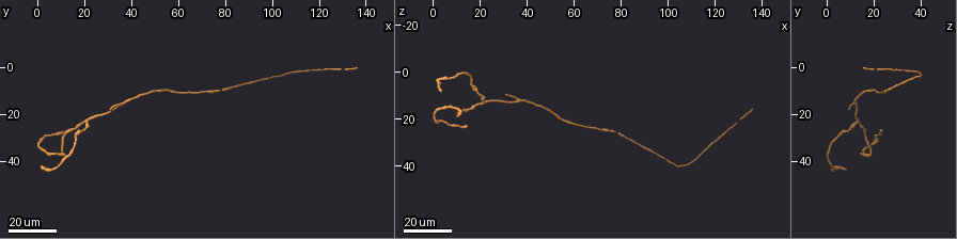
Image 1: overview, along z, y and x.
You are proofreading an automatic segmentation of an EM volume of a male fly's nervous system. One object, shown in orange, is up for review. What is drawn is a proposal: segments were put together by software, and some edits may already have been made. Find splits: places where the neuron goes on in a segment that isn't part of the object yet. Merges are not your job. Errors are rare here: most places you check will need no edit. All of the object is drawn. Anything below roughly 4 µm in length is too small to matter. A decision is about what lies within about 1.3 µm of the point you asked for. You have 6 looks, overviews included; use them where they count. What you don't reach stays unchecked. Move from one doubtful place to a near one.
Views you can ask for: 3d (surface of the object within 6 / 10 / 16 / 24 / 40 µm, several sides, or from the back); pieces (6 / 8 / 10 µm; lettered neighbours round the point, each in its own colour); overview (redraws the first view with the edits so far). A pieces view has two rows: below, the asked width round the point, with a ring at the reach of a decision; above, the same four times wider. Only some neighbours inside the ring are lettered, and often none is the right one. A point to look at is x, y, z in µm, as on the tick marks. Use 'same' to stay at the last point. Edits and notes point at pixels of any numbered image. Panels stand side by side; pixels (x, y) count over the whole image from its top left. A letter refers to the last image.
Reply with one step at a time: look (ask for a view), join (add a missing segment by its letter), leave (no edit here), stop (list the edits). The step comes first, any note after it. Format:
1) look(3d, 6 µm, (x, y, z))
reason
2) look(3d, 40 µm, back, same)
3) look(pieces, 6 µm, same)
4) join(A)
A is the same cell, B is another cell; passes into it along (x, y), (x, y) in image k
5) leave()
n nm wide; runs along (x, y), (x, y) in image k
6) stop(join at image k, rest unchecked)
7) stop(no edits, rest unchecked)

look(3d, 24 µm, (4, 44, 7))
long arm stops here

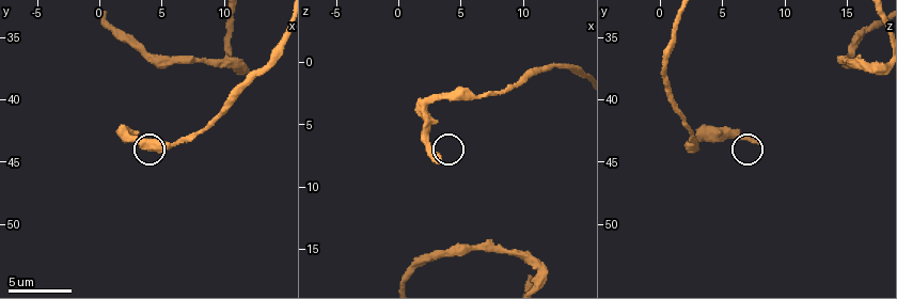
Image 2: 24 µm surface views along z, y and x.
look(pieces, 10 µm, (3.0, 43.6, 8.0))

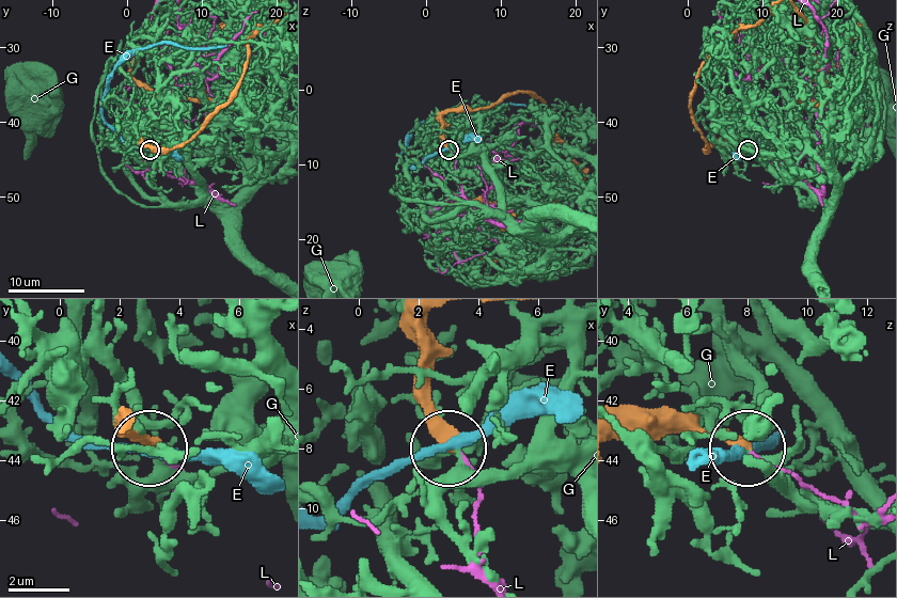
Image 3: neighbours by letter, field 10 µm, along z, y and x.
leave()
290 nm wide; E, G and L are other cells; runs along (522, 93), (485, 108), (446, 112), (447, 147) in image 3; no lettered segment goes on from it

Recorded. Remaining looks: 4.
look(3d, 40 µm, (14, 26, 24))
free end

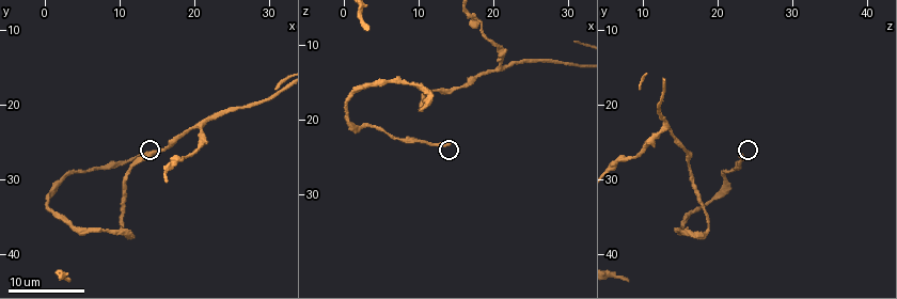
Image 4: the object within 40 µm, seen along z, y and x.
look(pieces, 10 µm, (14.0, 26.5, 23.0))

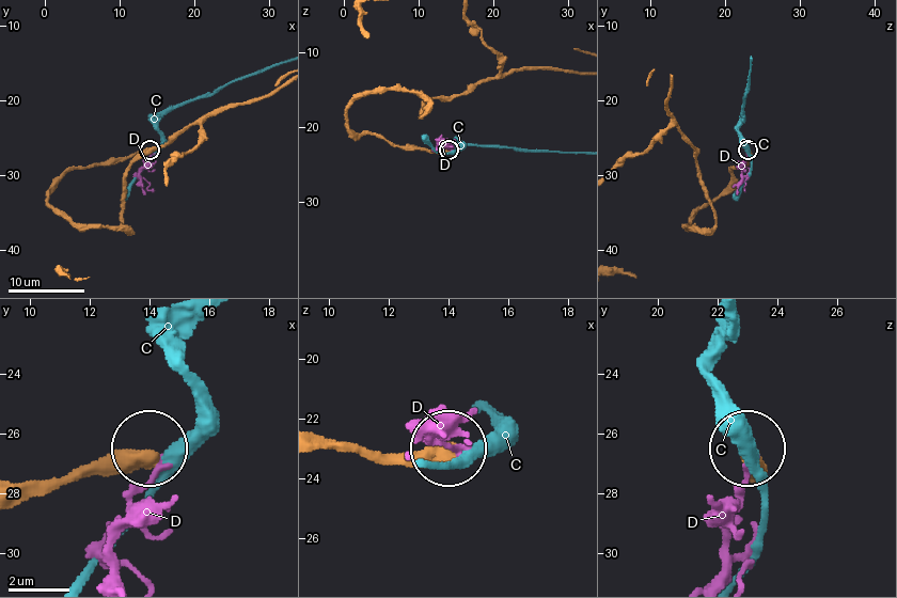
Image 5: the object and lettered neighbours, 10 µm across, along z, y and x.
leave()
C and D are other cells; runs along (320, 441), (389, 457), (447, 452) in image 5; none of them fits

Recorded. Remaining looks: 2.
look(3d, 24 µm, (136, 1, 16))
branch stops here

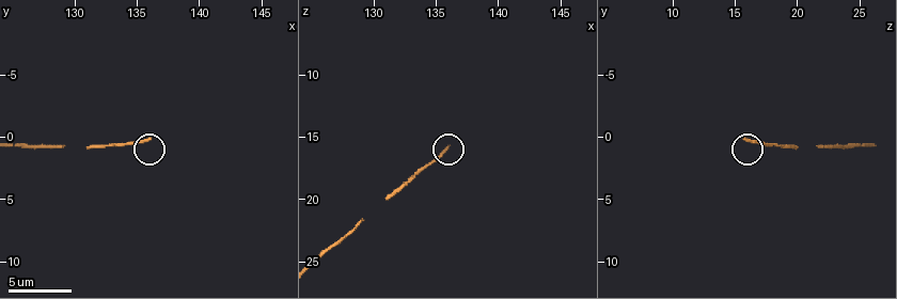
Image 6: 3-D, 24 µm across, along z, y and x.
look(pieces, 8 µm, (135.8, 0.2, 16.0))

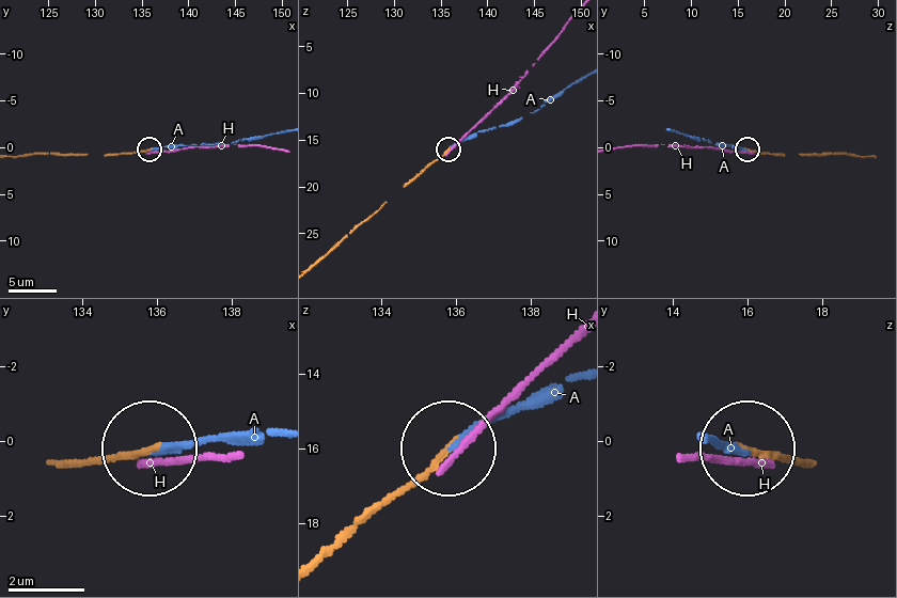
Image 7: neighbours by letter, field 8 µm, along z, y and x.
join(A)
A is the same cell, H is another cell; passes into it along (424, 169), (478, 131), (512, 125), (579, 82) in image 7; it goes on there

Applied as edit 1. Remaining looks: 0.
stop(join at image 7, rest unchecked)

